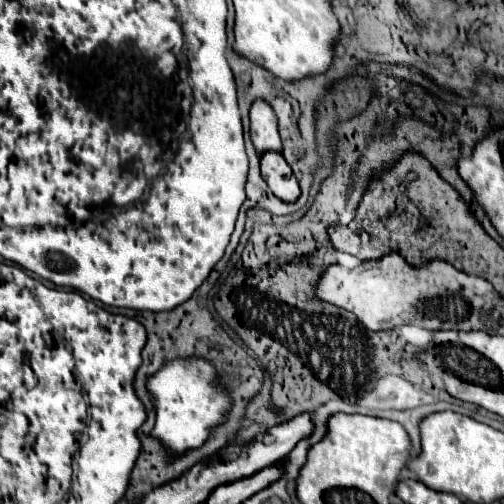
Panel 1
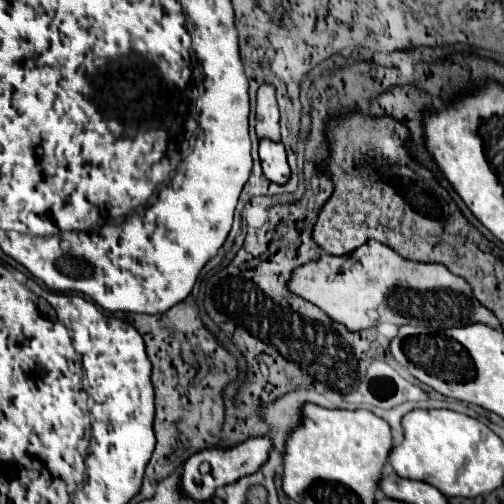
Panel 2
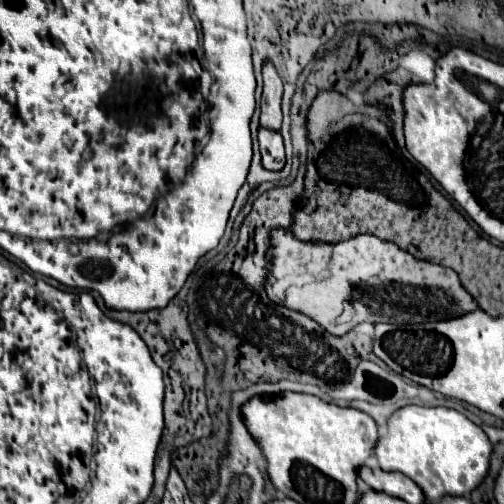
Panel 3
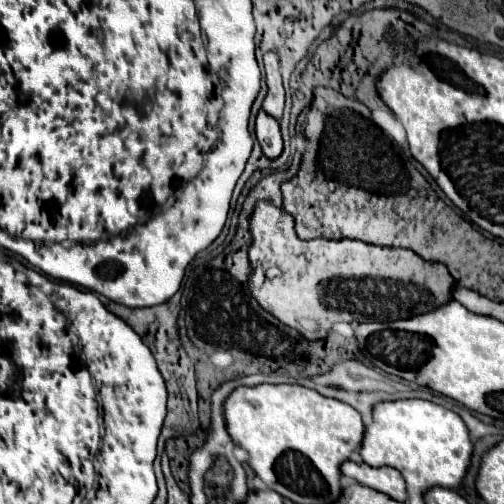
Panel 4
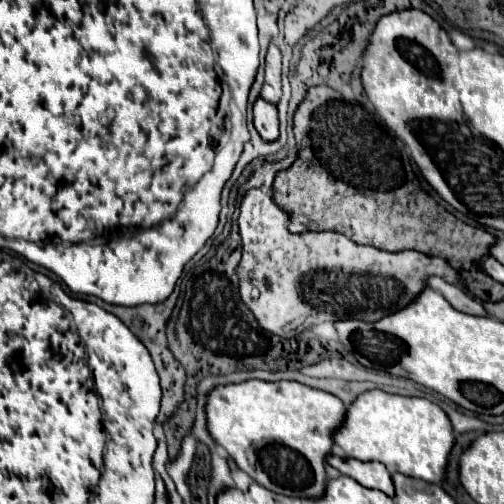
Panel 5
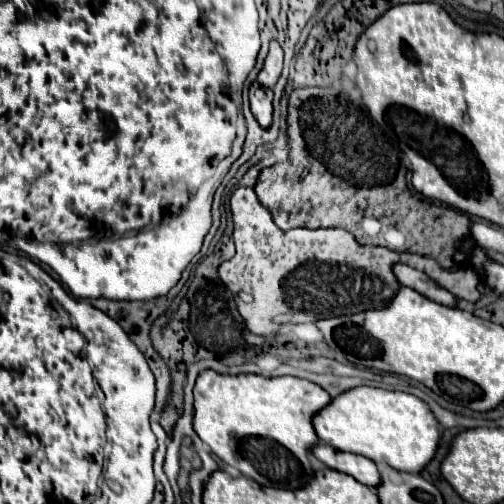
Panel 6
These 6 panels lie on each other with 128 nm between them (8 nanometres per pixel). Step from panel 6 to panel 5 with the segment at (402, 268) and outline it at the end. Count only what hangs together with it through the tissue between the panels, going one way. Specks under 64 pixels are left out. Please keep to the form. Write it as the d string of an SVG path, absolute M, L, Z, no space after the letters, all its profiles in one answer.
M428 276L426 278L426 286L436 290L438 294L442 294L456 310L464 312L464 314L476 314L476 316L486 316L482 304L478 300L472 300L468 294L464 294L460 288L448 284L446 280L438 278L438 276Z

